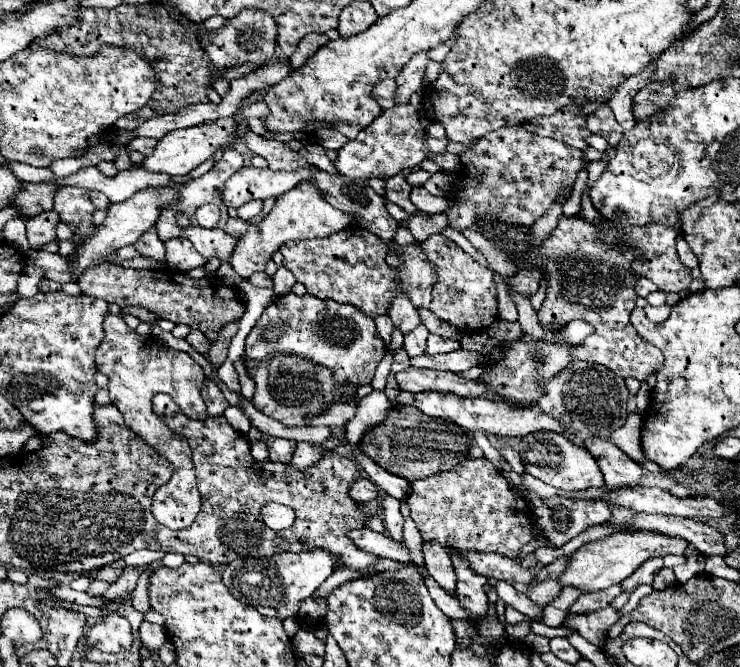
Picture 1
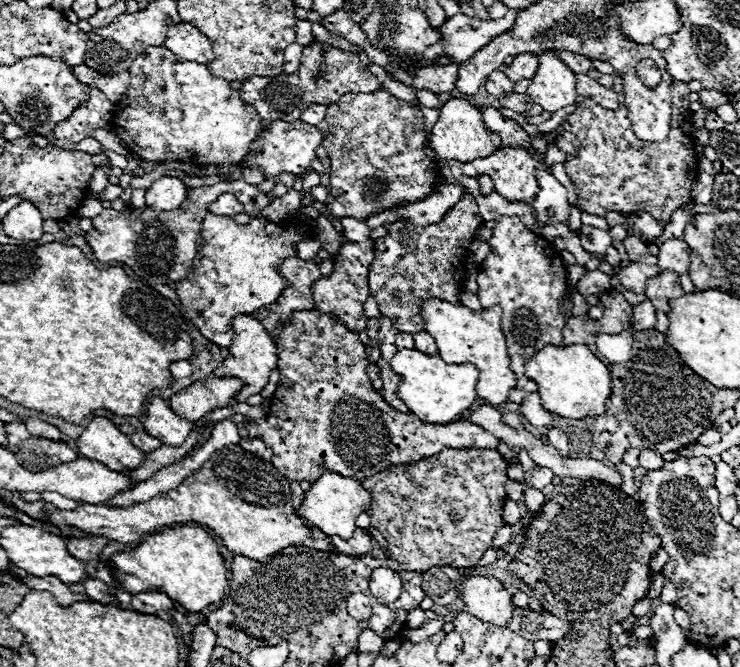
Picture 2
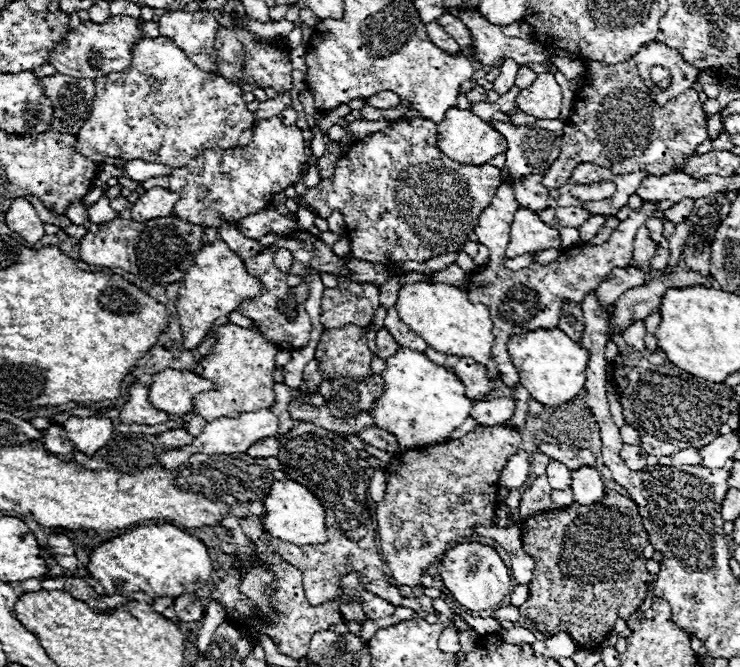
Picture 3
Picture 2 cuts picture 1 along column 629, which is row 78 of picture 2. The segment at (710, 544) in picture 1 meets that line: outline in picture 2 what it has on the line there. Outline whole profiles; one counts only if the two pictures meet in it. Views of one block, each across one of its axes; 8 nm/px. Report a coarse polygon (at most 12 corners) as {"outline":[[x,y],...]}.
{"outline":[[518,54],[504,74],[518,82],[534,78],[538,70],[536,54]]}

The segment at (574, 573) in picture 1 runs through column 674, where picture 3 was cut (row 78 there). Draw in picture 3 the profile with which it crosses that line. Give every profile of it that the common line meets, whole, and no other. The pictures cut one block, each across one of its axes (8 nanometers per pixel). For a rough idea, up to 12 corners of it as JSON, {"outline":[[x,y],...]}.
{"outline":[[550,72],[520,90],[516,106],[540,120],[554,120],[562,88]]}

